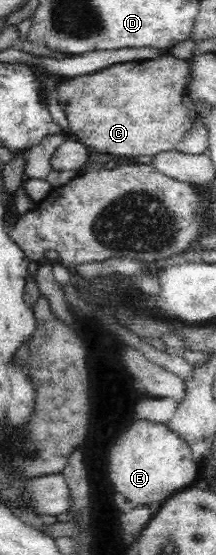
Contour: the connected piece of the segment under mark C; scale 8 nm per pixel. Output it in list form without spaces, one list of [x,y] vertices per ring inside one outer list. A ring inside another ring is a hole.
[[[163,54],[157,59],[117,63],[94,74],[60,79],[55,88],[57,103],[67,119],[69,133],[77,143],[101,155],[155,156],[165,151],[175,151],[176,145],[192,126],[189,108],[183,102],[188,73],[188,60],[174,58],[170,54]]]

